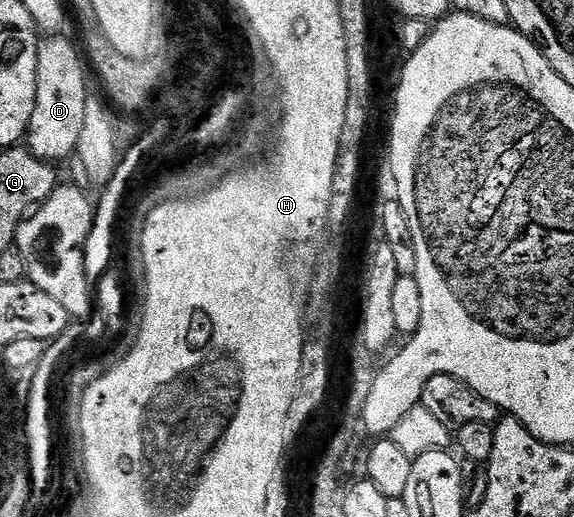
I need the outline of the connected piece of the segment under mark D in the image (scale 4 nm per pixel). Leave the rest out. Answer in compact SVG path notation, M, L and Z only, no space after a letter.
M58 33L43 38L38 44L38 76L36 77L36 109L32 109L30 128L26 130L25 146L30 152L41 159L59 161L75 154L80 141L80 132L84 129L84 113L86 112L86 78L88 67L83 56L63 36Z

